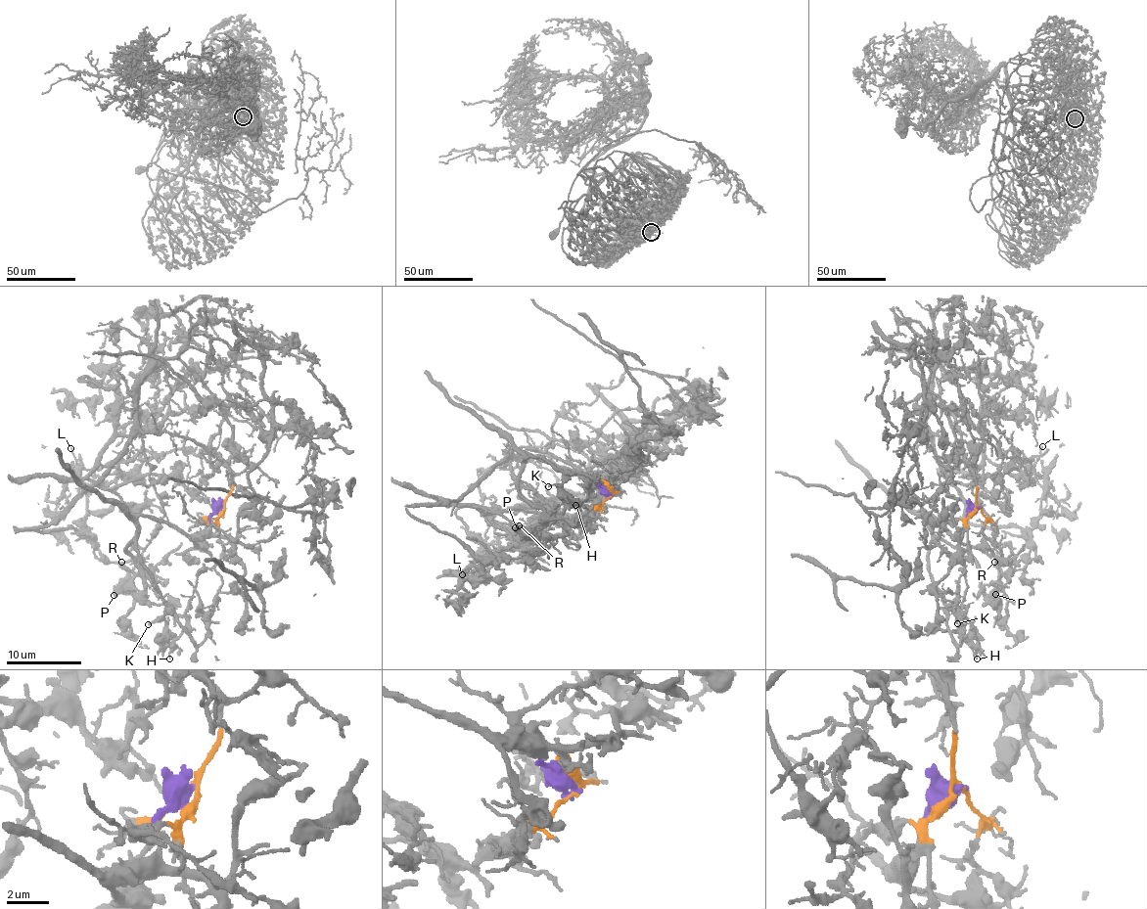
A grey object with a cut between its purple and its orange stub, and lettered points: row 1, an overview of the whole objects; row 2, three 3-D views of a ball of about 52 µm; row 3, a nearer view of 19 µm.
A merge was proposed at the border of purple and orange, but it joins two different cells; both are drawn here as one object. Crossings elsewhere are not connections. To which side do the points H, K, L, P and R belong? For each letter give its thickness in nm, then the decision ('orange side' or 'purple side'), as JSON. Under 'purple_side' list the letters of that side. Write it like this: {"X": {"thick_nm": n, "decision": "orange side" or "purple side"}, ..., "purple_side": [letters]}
{"H": {"thick_nm": 130, "decision": "orange side"}, "K": {"thick_nm": 160, "decision": "purple side"}, "L": {"thick_nm": 140, "decision": "orange side"}, "P": {"thick_nm": 440, "decision": "purple side"}, "R": {"thick_nm": 360, "decision": "purple side"}, "purple_side": ["K", "P", "R"]}

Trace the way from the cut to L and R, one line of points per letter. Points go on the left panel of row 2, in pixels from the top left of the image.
L: (221, 506), (215, 453), (140, 429), (137, 385), (180, 360), (222, 408), (204, 452), (83, 469), (69, 447)
R: (221, 506), (206, 530), (192, 534), (142, 515), (126, 550), (140, 569), (145, 594), (120, 562)

